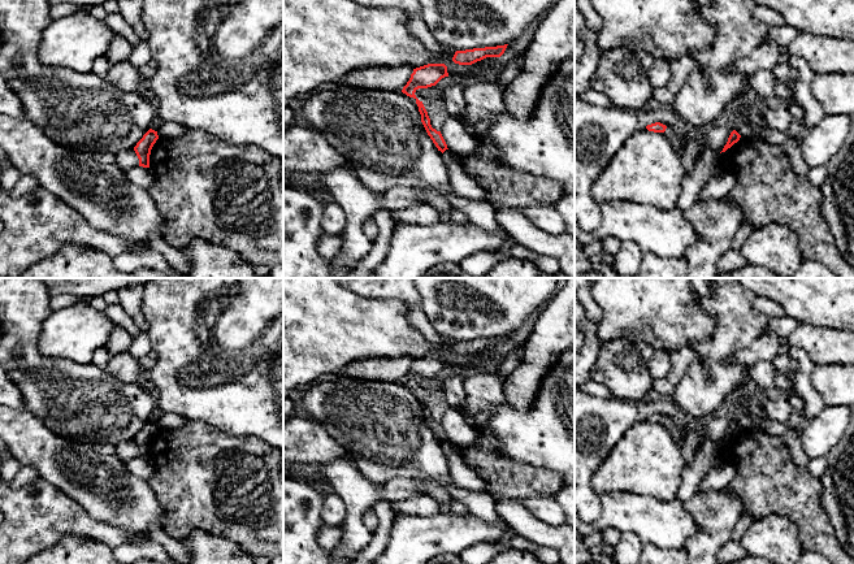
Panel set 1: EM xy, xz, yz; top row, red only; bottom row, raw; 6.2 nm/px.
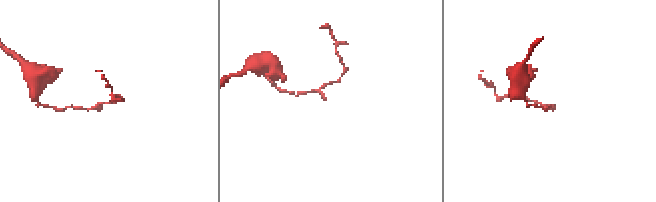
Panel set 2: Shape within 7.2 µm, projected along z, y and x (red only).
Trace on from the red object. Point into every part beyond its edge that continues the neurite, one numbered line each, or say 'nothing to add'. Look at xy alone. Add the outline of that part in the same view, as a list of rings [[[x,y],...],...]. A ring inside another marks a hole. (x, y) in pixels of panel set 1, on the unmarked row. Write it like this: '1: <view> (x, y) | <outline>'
nothing to add

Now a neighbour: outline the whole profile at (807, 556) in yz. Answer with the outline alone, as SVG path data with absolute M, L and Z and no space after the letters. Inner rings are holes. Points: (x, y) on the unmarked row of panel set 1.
M803 551L796 564L835 564L835 563L819 552Z

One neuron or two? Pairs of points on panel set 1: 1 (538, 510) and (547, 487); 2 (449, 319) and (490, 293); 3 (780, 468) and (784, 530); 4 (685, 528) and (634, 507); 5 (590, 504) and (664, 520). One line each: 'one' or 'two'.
1: two
2: one
3: two
4: one
5: two

